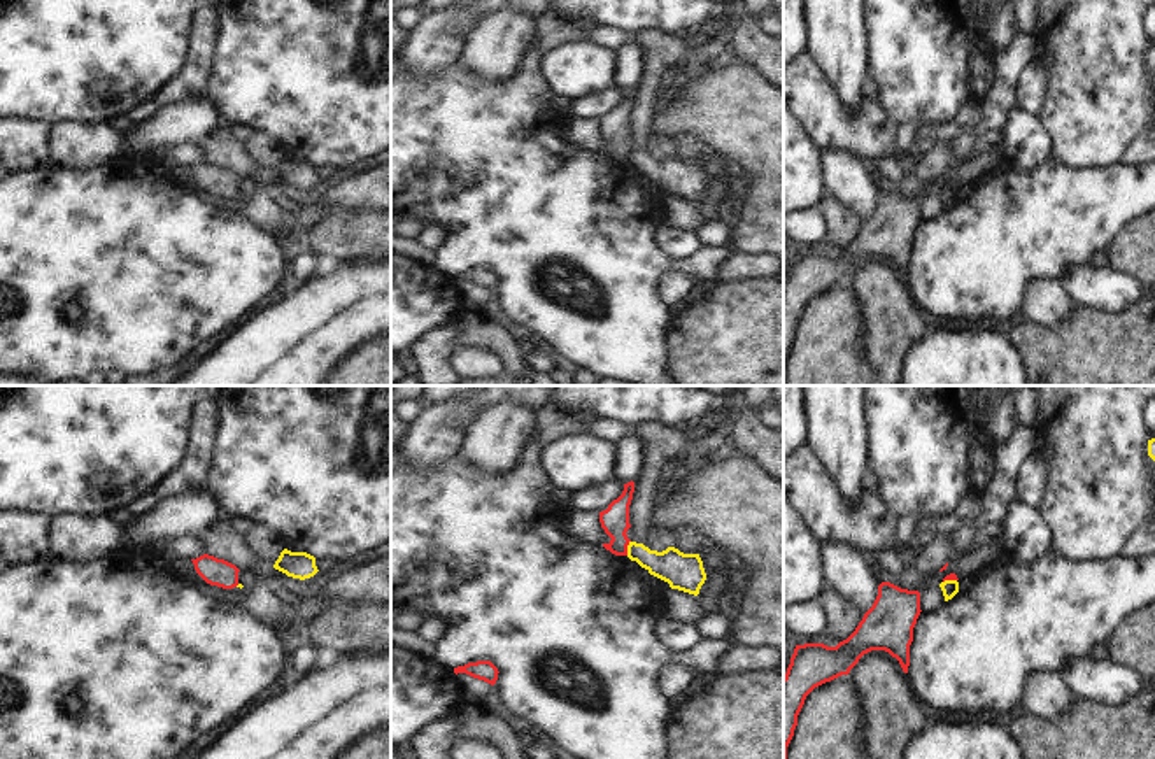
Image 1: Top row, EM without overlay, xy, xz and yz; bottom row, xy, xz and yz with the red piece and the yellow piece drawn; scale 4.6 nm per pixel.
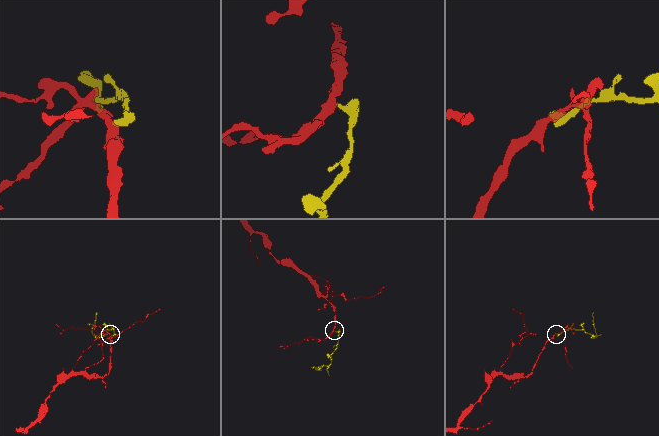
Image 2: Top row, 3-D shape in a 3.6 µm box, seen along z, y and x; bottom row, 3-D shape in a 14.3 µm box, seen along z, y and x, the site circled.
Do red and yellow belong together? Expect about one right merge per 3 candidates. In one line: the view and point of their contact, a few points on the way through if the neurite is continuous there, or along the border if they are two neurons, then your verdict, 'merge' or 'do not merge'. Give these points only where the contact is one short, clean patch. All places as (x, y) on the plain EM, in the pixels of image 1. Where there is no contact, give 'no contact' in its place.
xz (626, 155) | along xz (630, 148), (626, 162) | do not merge

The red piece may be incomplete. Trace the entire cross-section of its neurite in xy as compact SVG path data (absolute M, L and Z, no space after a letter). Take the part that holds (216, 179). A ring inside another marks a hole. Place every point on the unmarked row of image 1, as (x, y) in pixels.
M203 161L191 167L196 181L210 193L233 196L238 193L238 175L224 167Z

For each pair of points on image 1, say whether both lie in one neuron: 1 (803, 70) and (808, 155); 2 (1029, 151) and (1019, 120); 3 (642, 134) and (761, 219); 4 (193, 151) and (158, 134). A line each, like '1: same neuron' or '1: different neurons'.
1: different neurons
2: same neuron
3: different neurons
4: different neurons

